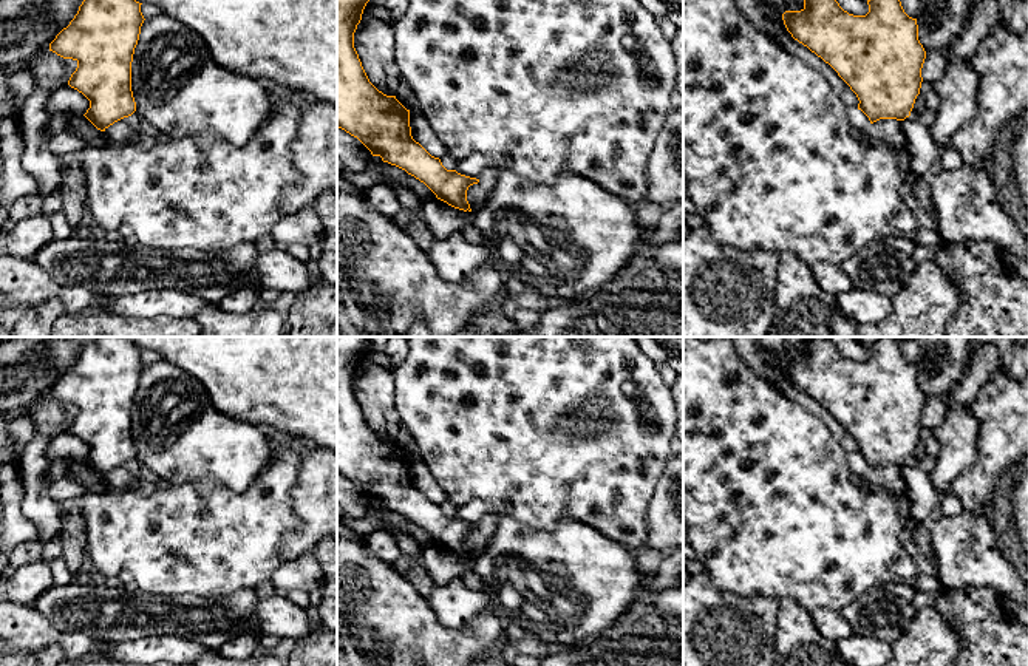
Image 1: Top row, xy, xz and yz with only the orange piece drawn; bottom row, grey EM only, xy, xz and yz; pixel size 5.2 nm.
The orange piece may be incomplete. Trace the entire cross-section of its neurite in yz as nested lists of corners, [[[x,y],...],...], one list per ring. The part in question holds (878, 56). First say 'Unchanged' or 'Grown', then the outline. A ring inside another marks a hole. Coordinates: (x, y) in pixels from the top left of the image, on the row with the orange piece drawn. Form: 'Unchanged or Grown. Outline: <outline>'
Unchanged. Outline: [[[804,0],[801,11],[785,11],[784,25],[795,40],[829,63],[856,94],[861,110],[870,124],[880,119],[904,121],[911,116],[921,88],[921,68],[926,51],[918,40],[917,19],[909,17],[900,0],[867,0],[869,12],[853,15],[844,11],[836,0]]]

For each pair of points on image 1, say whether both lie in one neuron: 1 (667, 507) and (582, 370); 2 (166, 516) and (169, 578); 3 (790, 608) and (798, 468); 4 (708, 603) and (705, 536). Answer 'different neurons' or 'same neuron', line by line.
1: different neurons
2: same neuron
3: different neurons
4: different neurons

